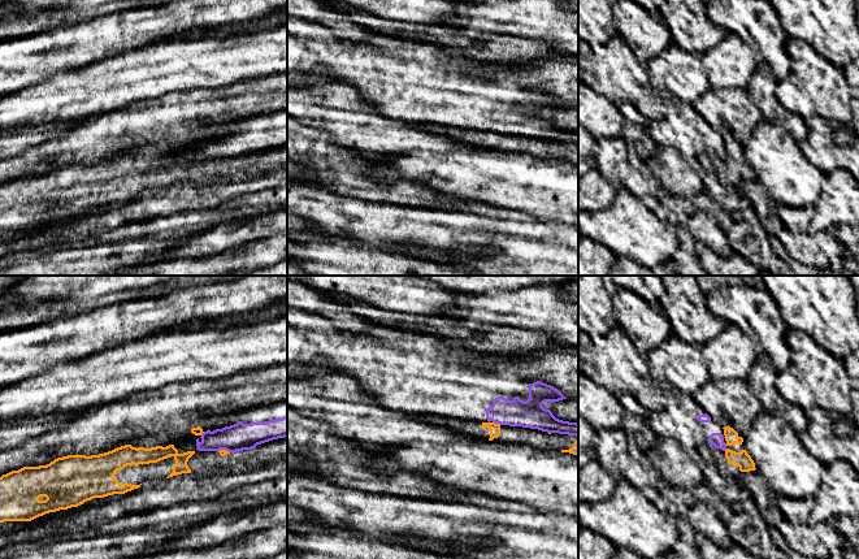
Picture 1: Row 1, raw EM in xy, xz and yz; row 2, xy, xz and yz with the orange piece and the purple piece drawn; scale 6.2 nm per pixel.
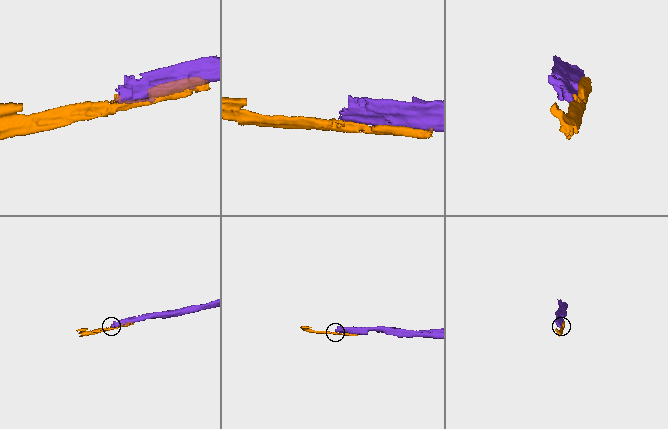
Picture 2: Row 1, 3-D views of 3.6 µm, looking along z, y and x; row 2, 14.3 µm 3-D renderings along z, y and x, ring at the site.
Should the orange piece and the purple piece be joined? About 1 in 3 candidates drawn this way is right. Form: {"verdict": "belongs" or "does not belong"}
{"verdict": "does not belong"}

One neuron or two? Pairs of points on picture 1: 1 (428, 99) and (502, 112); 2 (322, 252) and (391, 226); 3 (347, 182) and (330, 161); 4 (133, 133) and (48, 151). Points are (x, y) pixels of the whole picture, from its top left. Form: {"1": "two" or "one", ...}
{"1": "one", "2": "two", "3": "one", "4": "one"}

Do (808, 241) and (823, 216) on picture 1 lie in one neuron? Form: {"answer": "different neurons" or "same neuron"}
{"answer": "different neurons"}

